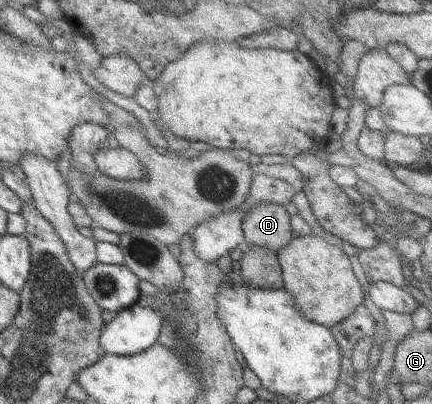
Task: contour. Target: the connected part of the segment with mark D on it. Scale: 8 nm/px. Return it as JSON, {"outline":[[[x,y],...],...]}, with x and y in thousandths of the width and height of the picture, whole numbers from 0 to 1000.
{"outline":[[[593,502],[567,520],[560,569],[567,589],[565,634],[553,646],[558,691],[567,705],[597,713],[653,715],[655,673],[644,656],[641,624],[681,584],[662,512],[634,502]]]}

